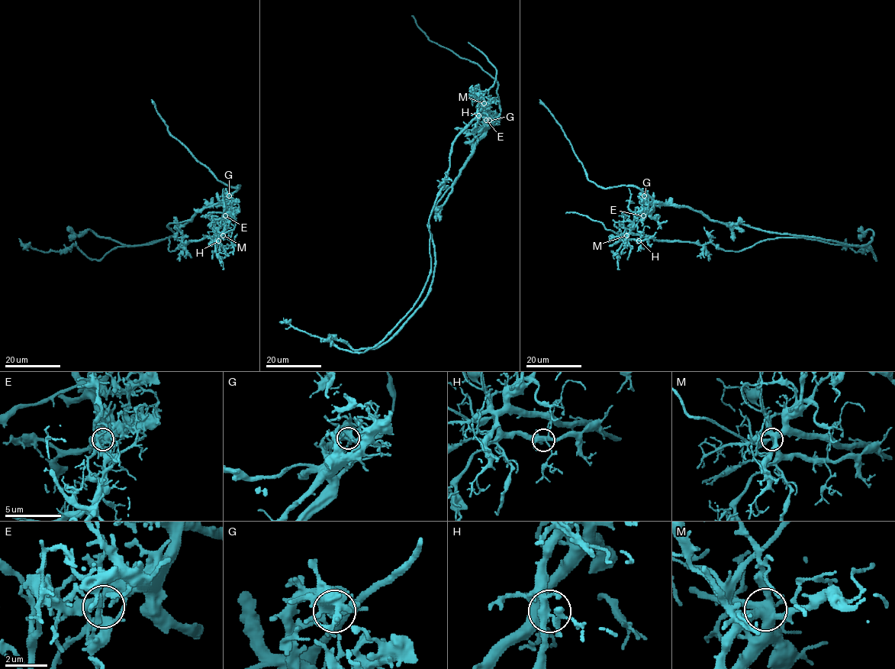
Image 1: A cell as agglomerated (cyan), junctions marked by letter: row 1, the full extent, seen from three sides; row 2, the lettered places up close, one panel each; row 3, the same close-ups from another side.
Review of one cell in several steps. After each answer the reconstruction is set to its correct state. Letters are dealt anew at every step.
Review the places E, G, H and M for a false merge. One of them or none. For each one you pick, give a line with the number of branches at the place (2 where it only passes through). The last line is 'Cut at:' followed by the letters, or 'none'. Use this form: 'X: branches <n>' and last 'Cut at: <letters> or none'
E: branches 6
Cut at: E

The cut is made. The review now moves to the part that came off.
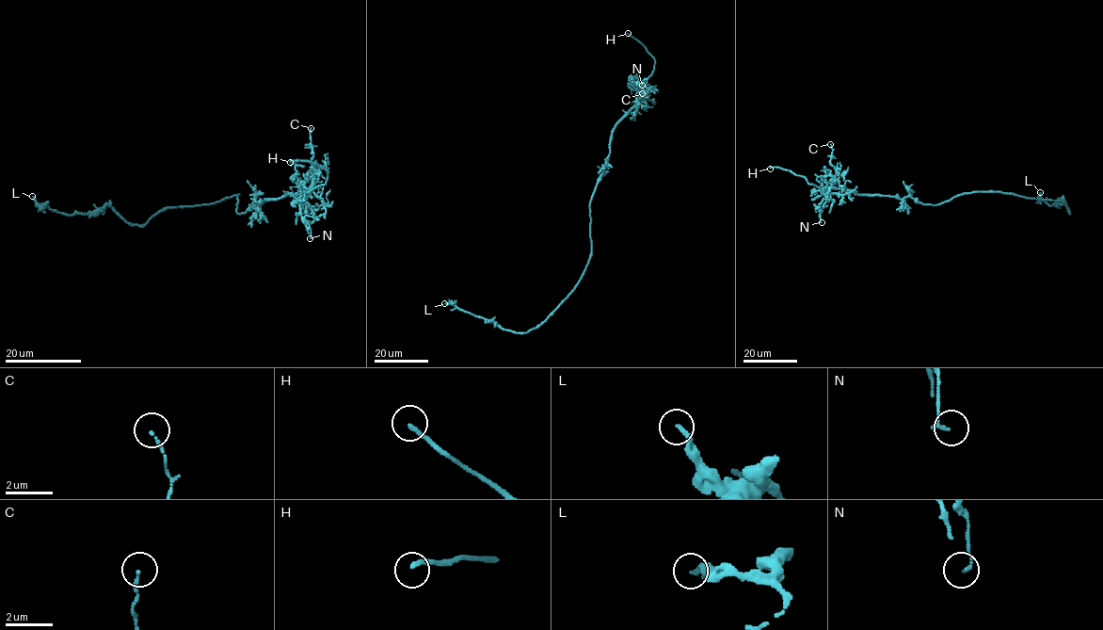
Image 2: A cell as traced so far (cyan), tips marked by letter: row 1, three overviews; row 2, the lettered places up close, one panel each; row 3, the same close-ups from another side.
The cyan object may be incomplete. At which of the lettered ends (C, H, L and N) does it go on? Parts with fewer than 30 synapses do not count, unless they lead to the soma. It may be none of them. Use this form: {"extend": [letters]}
{"extend": ["H"]}

